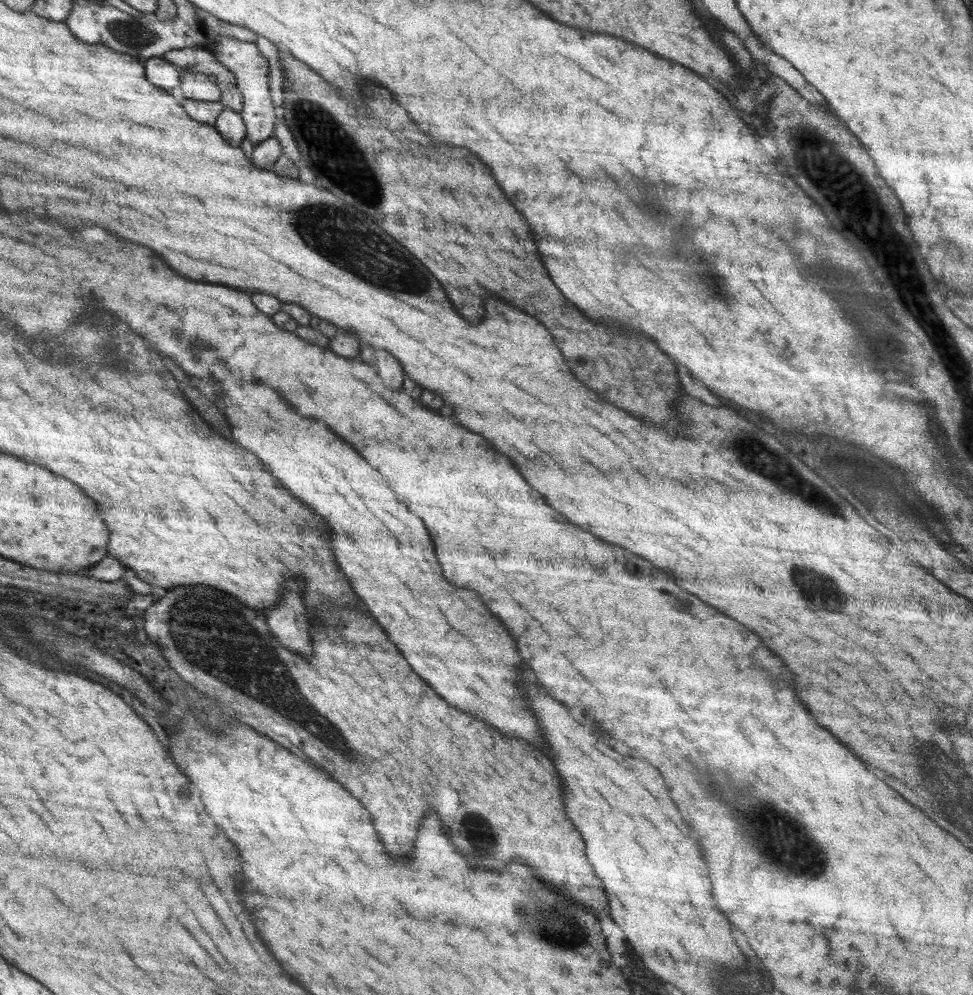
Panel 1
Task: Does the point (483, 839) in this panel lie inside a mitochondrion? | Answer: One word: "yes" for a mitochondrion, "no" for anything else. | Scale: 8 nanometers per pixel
yes

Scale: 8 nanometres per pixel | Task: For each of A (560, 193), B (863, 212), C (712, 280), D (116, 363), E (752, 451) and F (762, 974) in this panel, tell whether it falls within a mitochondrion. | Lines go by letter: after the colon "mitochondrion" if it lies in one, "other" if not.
A: other
B: mitochondrion
C: mitochondrion
D: other
E: mitochondrion
F: other

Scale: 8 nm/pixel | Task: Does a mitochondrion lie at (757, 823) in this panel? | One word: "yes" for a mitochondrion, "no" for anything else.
yes

